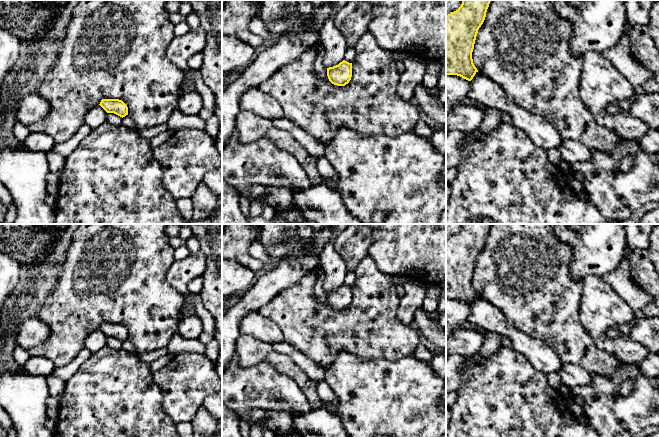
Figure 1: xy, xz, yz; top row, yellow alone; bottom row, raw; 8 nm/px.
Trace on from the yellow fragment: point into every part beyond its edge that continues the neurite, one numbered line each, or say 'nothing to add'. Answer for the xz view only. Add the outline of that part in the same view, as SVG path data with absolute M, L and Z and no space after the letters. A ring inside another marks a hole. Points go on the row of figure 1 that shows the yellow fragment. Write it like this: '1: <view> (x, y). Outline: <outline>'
nothing to add

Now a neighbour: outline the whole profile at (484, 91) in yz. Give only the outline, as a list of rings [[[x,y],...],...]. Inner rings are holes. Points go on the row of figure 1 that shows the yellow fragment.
[[[480,71],[468,83],[470,92],[466,103],[469,105],[483,105],[486,108],[506,111],[514,126],[522,129],[535,145],[546,150],[557,148],[563,142],[559,132],[549,122],[511,103],[502,87]]]

